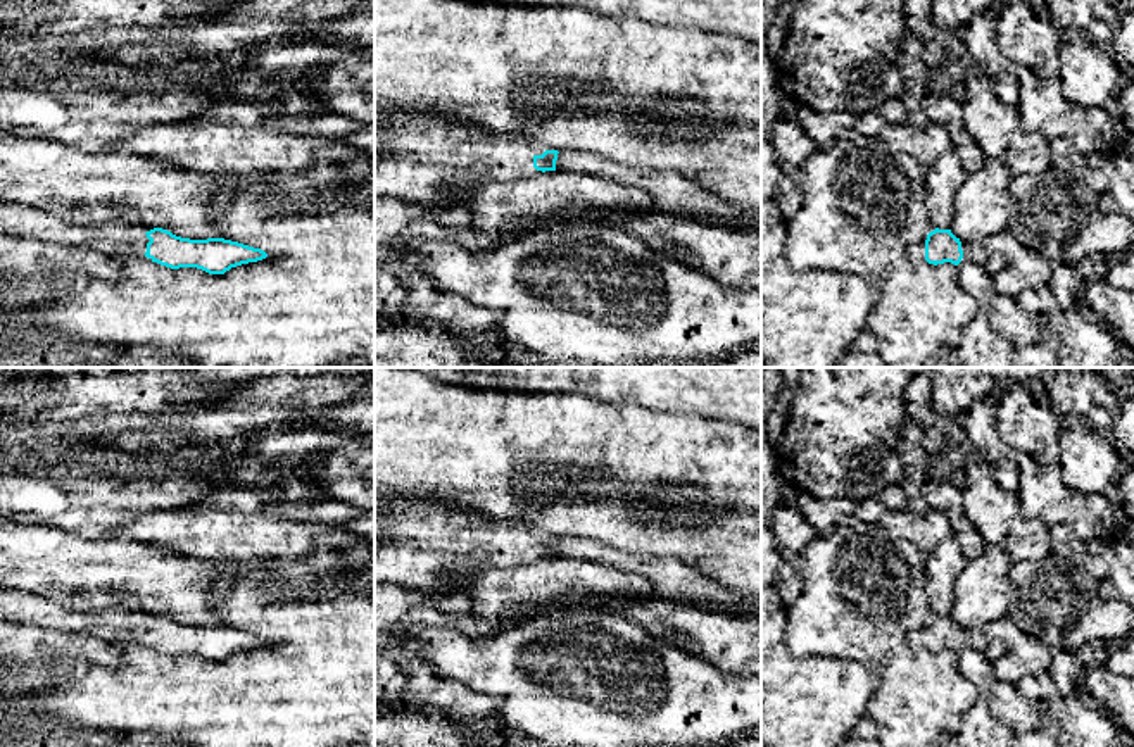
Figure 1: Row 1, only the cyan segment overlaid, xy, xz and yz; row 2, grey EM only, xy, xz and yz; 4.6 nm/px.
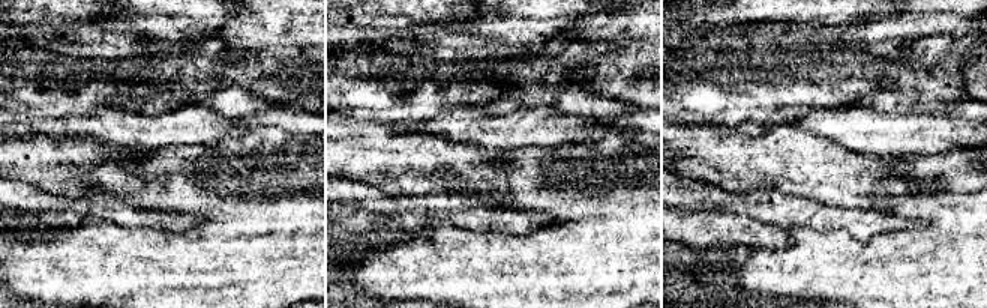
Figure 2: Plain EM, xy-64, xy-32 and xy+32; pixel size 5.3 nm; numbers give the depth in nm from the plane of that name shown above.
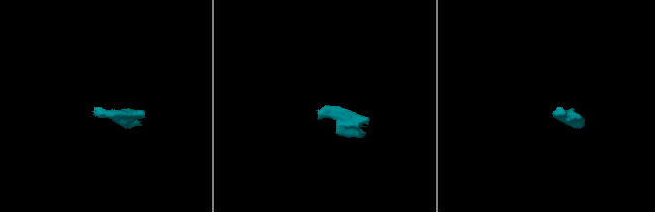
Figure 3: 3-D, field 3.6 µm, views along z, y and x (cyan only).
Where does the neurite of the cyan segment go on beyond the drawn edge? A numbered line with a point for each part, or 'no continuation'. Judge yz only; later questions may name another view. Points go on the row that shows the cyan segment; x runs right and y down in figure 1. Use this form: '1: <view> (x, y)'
1: yz (919, 249)

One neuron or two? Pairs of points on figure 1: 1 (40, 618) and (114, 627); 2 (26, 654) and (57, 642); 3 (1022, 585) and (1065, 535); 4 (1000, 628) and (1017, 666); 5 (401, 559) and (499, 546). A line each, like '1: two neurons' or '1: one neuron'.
1: one neuron
2: one neuron
3: two neurons
4: one neuron
5: one neuron

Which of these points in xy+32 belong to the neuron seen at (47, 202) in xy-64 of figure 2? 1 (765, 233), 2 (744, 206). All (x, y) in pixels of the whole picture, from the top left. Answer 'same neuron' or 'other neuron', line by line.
1: other neuron
2: same neuron

